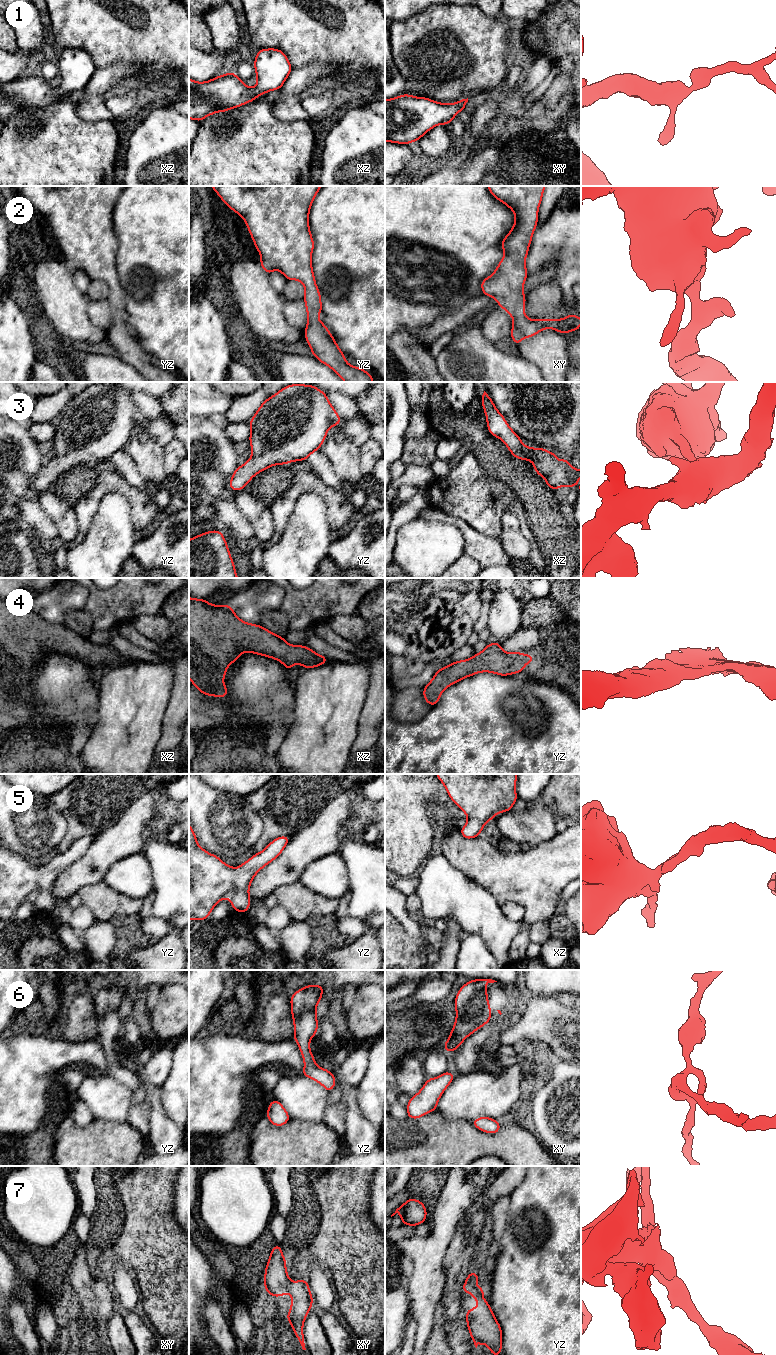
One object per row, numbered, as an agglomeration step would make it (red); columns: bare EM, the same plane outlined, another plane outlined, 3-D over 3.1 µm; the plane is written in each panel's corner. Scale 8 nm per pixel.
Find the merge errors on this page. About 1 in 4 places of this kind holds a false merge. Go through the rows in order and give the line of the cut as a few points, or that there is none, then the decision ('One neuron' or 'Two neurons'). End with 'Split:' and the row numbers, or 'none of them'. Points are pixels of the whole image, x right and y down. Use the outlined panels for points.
1: No split. One neuron
2: No split. One neuron
3: No split. One neuron
4: No split. One neuron
5: No split. One neuron
6: No split. One neuron
7: No split. One neuron
Split: none of them

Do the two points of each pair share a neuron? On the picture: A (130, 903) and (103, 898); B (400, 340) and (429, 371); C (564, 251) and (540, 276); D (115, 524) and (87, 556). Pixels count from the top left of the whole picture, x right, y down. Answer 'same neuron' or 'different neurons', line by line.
A: same neuron
B: same neuron
C: different neurons
D: same neuron

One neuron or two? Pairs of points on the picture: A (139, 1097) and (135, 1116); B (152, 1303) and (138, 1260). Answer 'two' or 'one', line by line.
A: one
B: one

